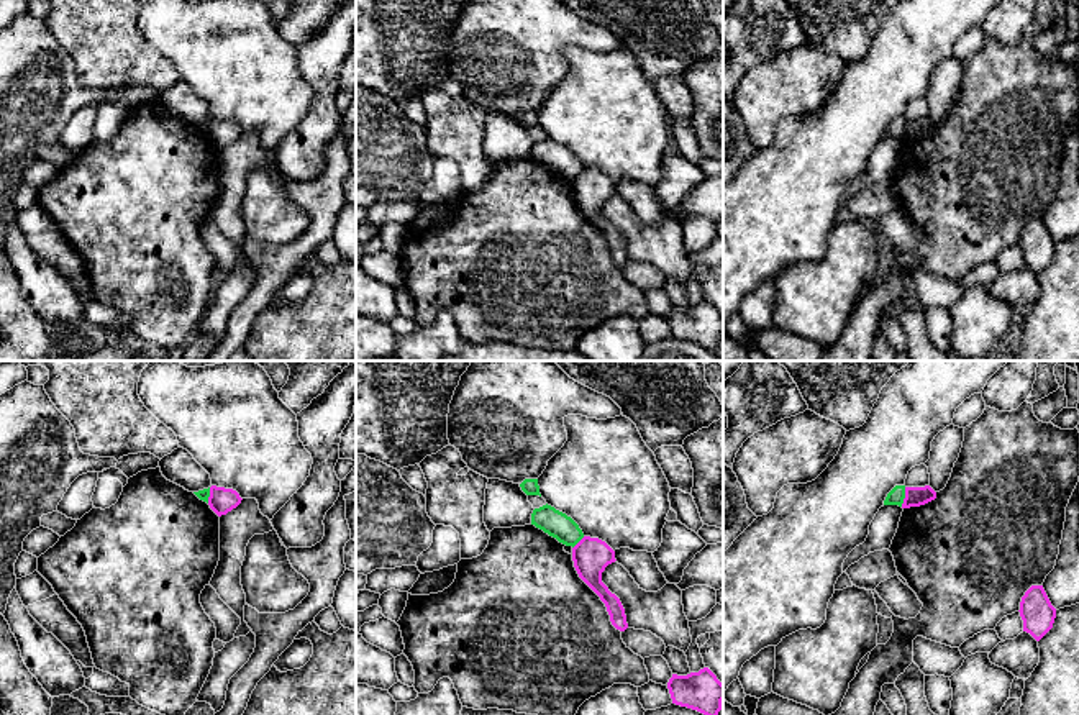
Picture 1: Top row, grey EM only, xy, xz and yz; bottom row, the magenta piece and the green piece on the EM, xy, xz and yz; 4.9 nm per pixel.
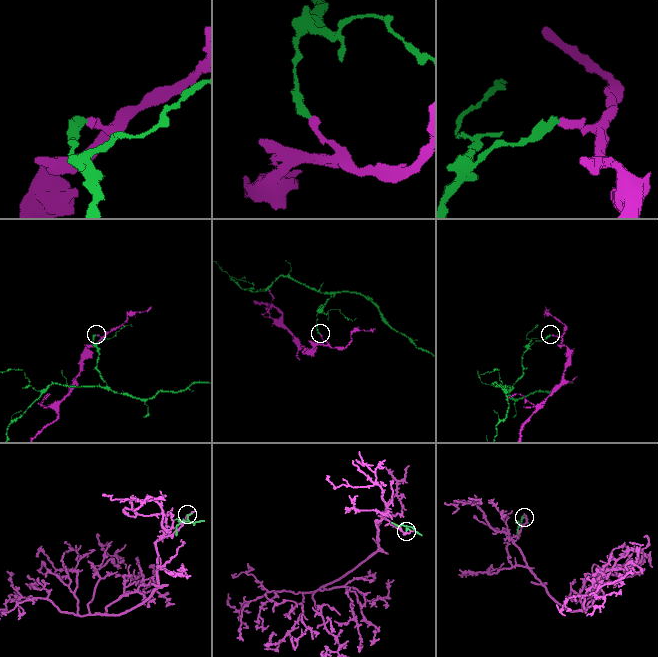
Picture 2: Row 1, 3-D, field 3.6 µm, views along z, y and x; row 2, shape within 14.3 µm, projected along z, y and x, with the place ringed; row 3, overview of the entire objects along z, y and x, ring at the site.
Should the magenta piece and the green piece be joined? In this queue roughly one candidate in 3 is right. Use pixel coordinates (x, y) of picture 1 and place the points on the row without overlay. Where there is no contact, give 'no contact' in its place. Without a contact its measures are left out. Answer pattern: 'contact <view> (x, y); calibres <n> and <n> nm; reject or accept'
contact yz (905, 130); calibres 100 and 80 nm; reject

